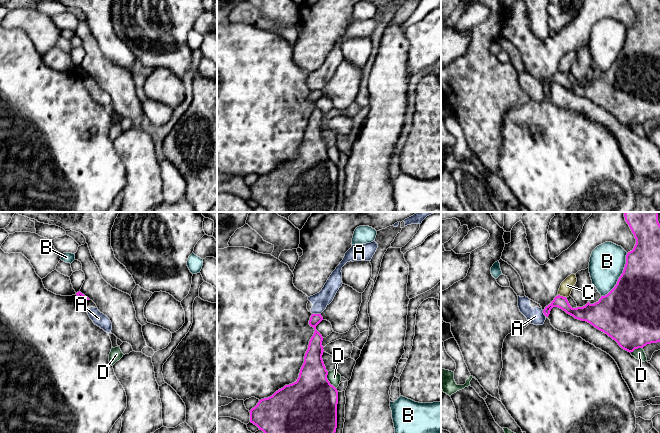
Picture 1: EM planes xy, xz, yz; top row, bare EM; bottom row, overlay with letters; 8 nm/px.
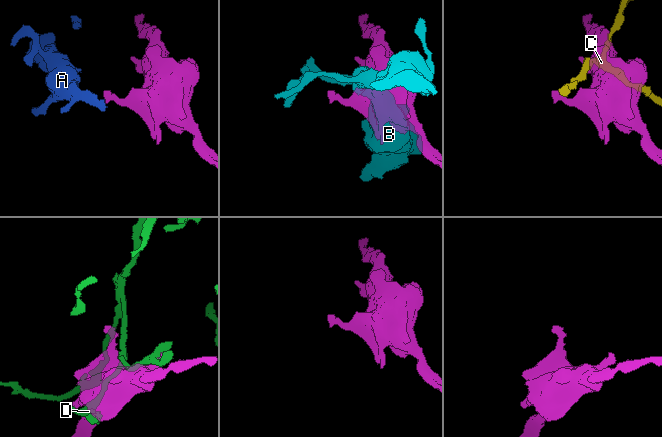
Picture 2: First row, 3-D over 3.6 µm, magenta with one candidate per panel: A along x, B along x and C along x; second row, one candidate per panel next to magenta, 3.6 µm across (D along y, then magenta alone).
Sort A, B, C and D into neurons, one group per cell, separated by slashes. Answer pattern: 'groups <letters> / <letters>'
groups A / B / C / D

